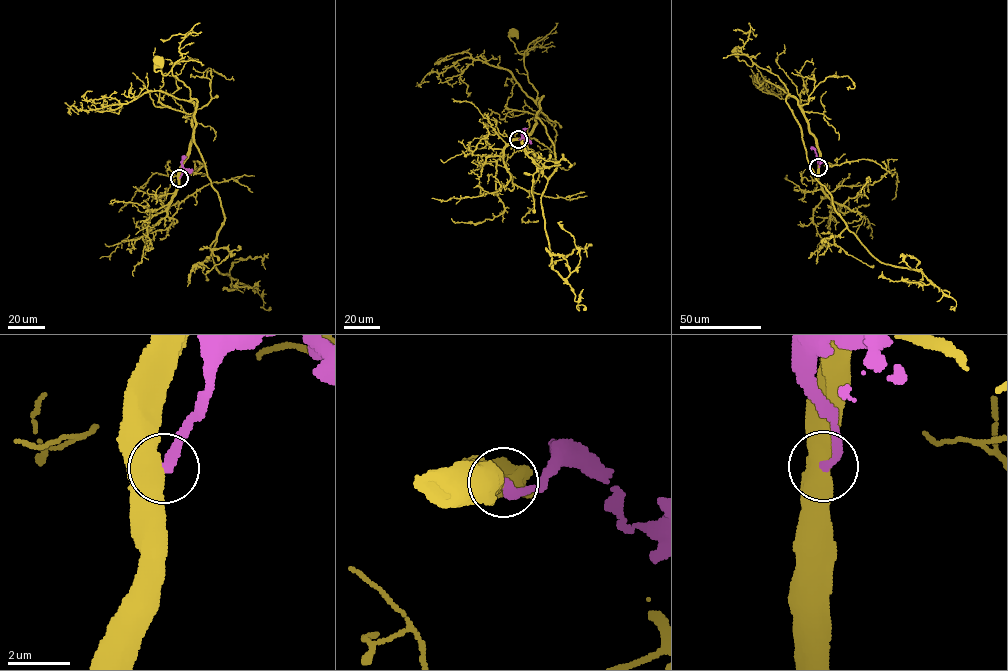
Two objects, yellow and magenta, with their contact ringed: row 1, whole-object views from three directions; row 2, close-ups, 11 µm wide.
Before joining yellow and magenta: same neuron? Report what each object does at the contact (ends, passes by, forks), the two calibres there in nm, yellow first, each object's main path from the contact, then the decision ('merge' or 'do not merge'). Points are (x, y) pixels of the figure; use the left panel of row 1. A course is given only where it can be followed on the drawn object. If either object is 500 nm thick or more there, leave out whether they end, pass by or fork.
calibres 700 and 280 nm; course yellow (179, 178), (179, 167), (192, 138), (194, 105), (190, 88), (172, 71), (164, 75), (155, 71), (159, 60); course magenta (179, 178), (181, 160), (186, 156); do not merge

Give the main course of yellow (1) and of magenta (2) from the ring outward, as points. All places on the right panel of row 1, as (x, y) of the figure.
1: (819, 167), (819, 151), (798, 101), (777, 76), (739, 60), (737, 51)
2: (819, 167), (816, 153), (810, 147)

